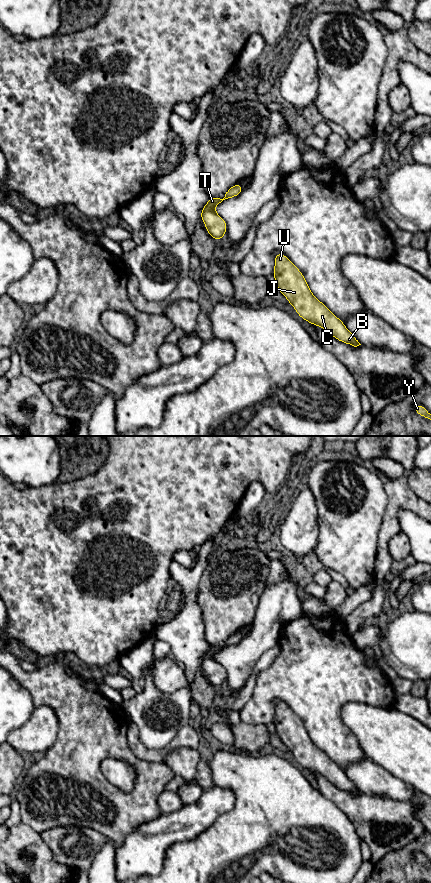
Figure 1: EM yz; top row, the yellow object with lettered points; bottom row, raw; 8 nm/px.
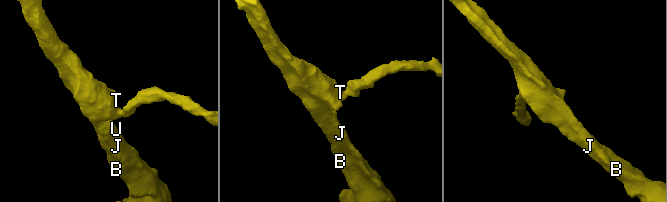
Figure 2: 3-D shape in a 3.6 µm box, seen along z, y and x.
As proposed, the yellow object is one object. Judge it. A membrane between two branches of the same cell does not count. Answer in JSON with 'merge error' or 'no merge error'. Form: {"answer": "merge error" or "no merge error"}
{"answer": "no merge error"}

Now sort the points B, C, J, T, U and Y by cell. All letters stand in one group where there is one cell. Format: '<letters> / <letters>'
B C J T U Y

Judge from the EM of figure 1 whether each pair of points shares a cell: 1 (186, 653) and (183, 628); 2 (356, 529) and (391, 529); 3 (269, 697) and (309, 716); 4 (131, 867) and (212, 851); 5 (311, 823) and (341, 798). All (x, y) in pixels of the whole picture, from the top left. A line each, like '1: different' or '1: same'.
1: same
2: different
3: same
4: different
5: different

